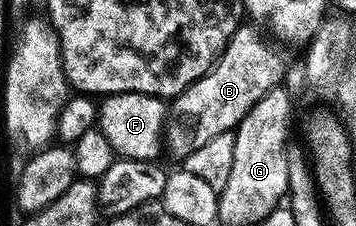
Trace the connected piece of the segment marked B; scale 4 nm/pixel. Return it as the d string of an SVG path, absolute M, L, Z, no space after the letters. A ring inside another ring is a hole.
M241 24L234 31L228 46L206 75L171 98L166 109L162 141L165 146L168 144L169 151L177 159L198 151L198 147L202 147L202 143L210 143L214 135L233 132L240 120L252 110L254 103L281 84L283 59L260 38L259 28L248 25Z

